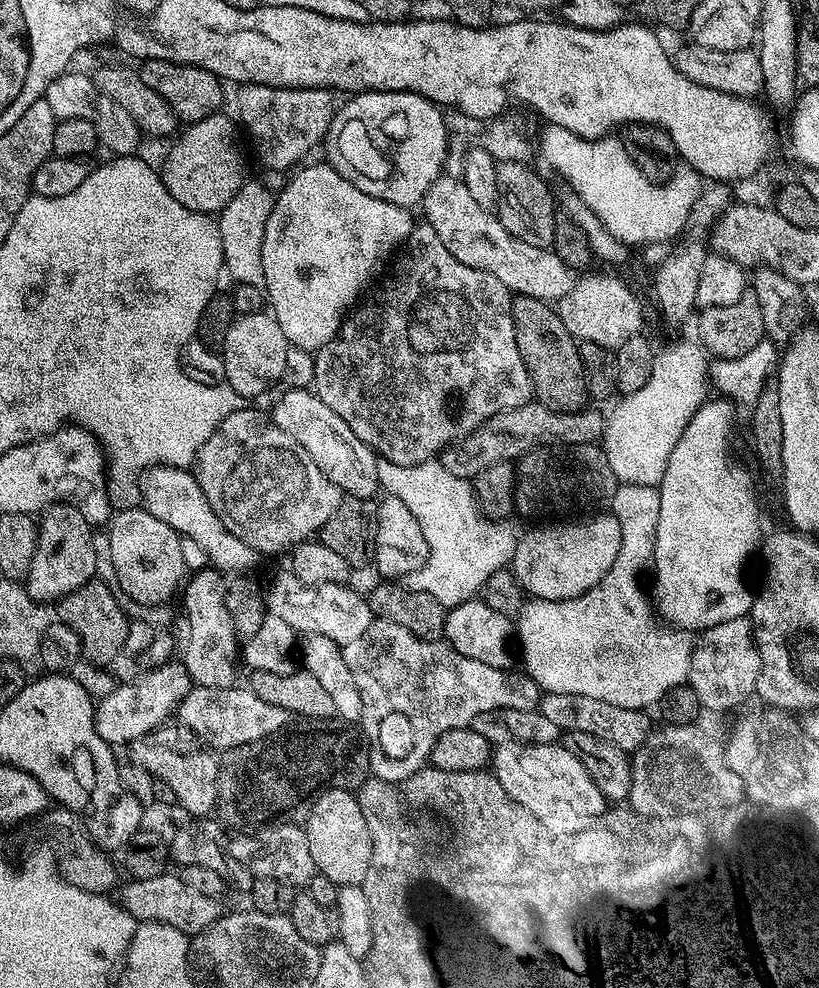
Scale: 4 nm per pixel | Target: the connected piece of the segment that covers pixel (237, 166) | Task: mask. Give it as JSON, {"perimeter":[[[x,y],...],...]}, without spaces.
{"perimeter":[[[219,112],[189,125],[160,168],[166,190],[188,210],[219,213],[248,178],[246,158],[238,140],[240,132],[237,123],[233,117],[231,119],[225,114]]]}

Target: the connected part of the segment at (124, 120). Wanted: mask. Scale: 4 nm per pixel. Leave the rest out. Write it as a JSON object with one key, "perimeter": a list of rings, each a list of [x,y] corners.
{"perimeter":[[[75,70],[63,72],[58,78],[54,78],[54,82],[50,82],[42,98],[50,102],[50,110],[54,110],[57,121],[86,118],[86,122],[94,126],[97,141],[103,147],[105,144],[112,151],[109,153],[113,157],[133,155],[137,151],[136,147],[139,146],[140,140],[142,141],[140,127],[136,125],[134,118],[130,118],[130,114],[126,114],[126,110],[122,110],[118,102],[113,102],[112,99],[106,98],[106,94],[102,94],[102,90],[94,86],[91,75],[83,76]]]}

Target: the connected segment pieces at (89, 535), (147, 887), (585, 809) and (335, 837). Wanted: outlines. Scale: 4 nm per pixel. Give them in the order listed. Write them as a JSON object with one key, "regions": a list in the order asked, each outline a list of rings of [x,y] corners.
{"regions":[[[[51,504],[49,508],[43,509],[38,520],[34,558],[26,577],[30,598],[41,602],[55,602],[89,584],[96,576],[93,535],[93,529],[86,518],[82,518],[82,514],[74,506]]],[[[165,874],[158,878],[146,878],[145,880],[129,879],[127,883],[119,885],[118,903],[121,908],[141,922],[174,926],[174,930],[183,932],[189,938],[194,938],[216,921],[214,902],[217,897],[207,897],[204,894],[191,892],[182,884],[179,875]]],[[[563,743],[504,744],[493,751],[490,771],[502,786],[502,790],[506,790],[508,797],[515,804],[521,804],[529,814],[538,818],[538,822],[542,822],[542,826],[546,826],[546,830],[551,832],[557,832],[563,836],[573,836],[575,832],[593,827],[599,821],[596,819],[600,815],[600,819],[605,815],[606,801],[602,790],[598,790],[598,786],[594,786],[594,778],[590,778],[590,774],[586,774],[582,762],[578,762],[578,758],[574,758],[574,754],[570,754],[570,750],[566,750]]],[[[325,788],[324,793],[314,802],[308,819],[304,821],[306,842],[310,842],[310,854],[314,858],[317,873],[336,885],[363,885],[366,870],[370,870],[372,839],[362,818],[362,806],[358,806],[356,792],[347,788]]]]}

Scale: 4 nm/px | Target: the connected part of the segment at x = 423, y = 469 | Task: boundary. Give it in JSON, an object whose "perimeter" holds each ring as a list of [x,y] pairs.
{"perimeter":[[[380,458],[378,460],[378,482],[387,495],[399,498],[414,518],[418,518],[418,526],[422,526],[422,535],[426,538],[428,557],[426,562],[406,578],[407,583],[414,590],[422,590],[444,605],[445,609],[453,608],[464,600],[471,600],[483,589],[486,578],[494,574],[499,568],[508,568],[512,563],[512,555],[516,553],[518,532],[508,525],[507,519],[493,520],[486,518],[481,512],[476,494],[472,491],[471,483],[458,474],[450,474],[446,466],[436,460],[427,460],[418,466],[398,466],[394,462]]]}

